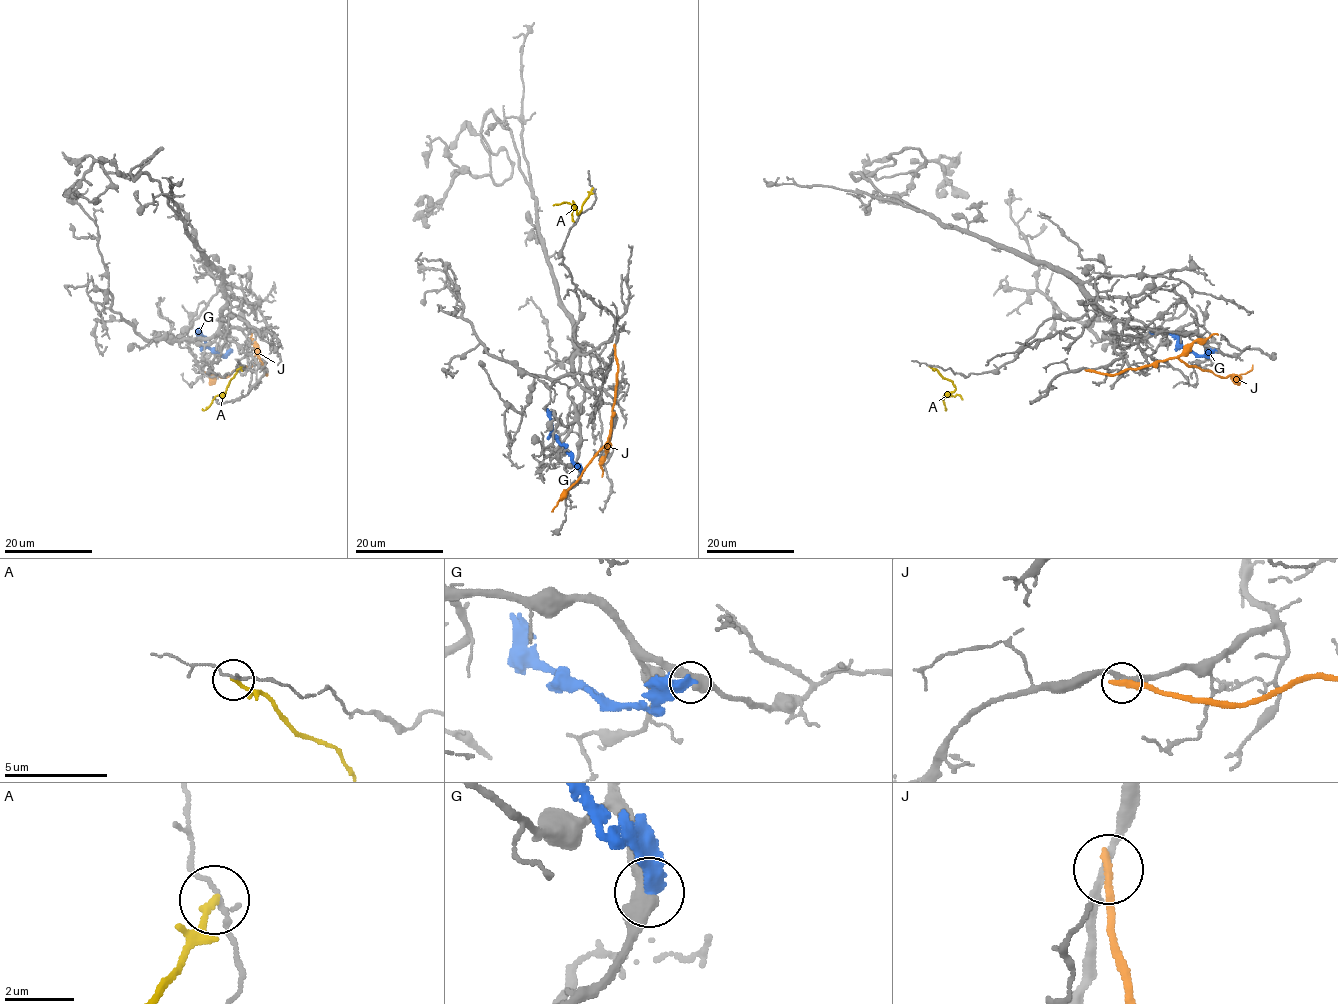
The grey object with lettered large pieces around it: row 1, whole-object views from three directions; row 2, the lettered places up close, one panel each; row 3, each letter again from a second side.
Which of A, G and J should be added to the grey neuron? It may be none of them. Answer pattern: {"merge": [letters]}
{"merge": []}

